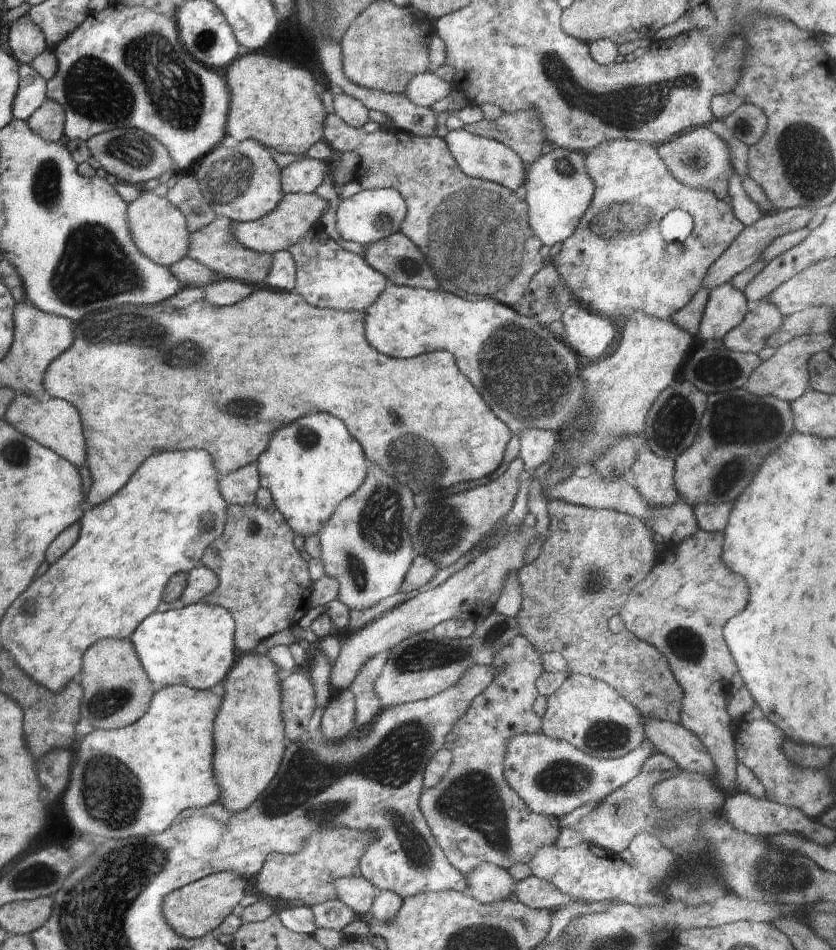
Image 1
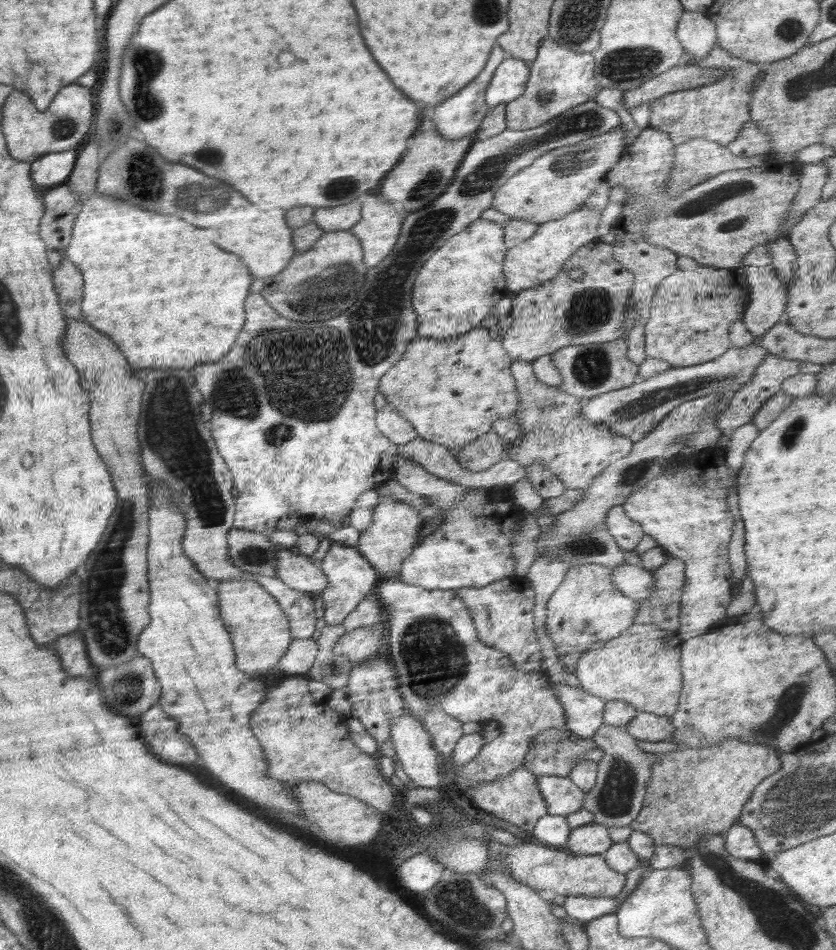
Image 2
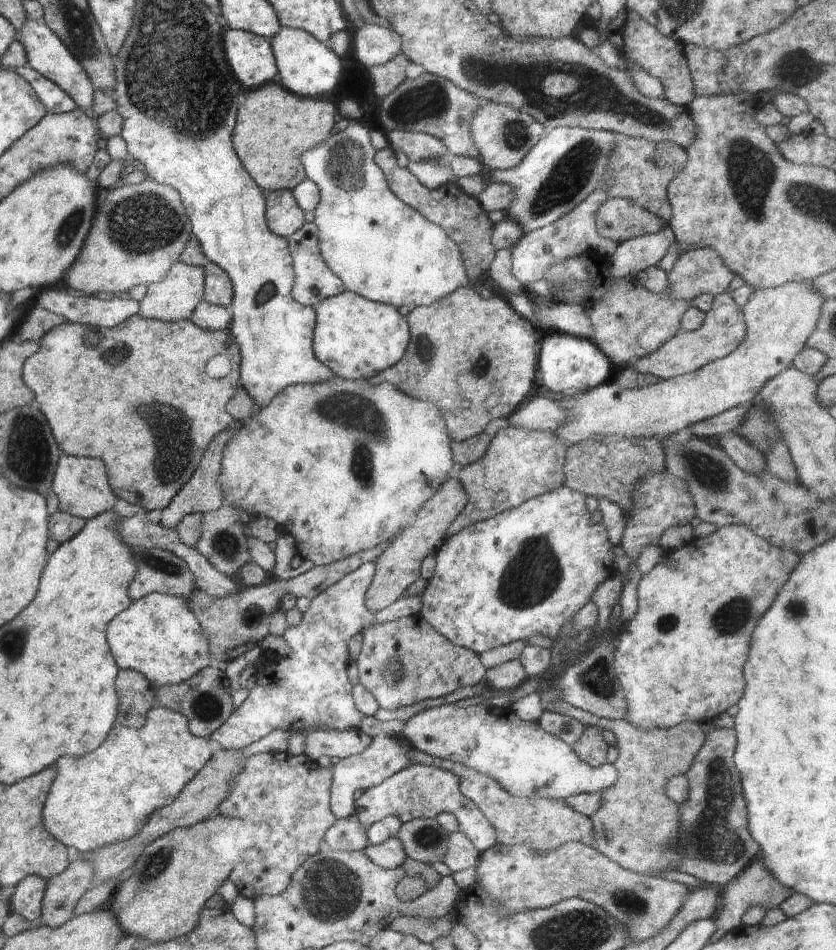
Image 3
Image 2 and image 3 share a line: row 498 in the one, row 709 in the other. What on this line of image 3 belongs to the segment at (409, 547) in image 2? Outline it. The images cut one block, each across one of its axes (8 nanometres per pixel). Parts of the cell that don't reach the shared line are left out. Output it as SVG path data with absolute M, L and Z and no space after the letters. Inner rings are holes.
M420 615L372 624L361 636L361 649L355 659L359 683L384 710L440 698L460 687L474 687L485 678L487 670L480 662L479 654L436 633Z

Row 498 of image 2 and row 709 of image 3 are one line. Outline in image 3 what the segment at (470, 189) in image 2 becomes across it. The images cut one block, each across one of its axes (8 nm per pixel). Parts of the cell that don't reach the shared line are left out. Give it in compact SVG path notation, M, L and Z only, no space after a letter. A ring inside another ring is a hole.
M365 562L354 567L311 600L298 626L287 627L282 636L291 647L289 656L269 652L260 656L260 666L256 667L256 686L250 690L245 701L231 712L226 722L211 734L214 747L246 748L276 729L309 733L320 729L347 731L360 728L364 715L354 705L353 685L346 675L350 639L372 624L418 615L423 605L420 596L402 595L379 611L370 610L365 605L365 594L375 575L375 563Z

